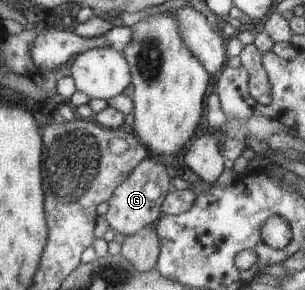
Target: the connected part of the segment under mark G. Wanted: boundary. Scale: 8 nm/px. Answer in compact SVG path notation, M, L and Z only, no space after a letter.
M144 158L136 167L114 188L108 202L108 211L104 218L108 228L124 236L138 232L140 228L153 225L161 215L161 203L171 186L165 166L158 164L154 158Z

